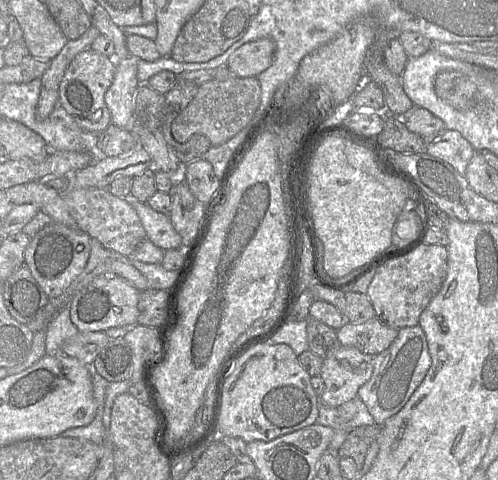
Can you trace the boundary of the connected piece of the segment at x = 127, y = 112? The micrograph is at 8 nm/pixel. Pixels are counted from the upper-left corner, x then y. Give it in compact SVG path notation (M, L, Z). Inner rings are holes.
M130 55L126 59L117 61L114 80L104 97L113 125L129 128L134 110L134 98L139 85L137 60Z

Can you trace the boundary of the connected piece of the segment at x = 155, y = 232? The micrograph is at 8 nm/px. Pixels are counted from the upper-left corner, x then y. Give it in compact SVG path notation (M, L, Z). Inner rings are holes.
M130 201L142 222L147 239L164 251L181 247L182 238L173 227L168 214L155 211L147 203Z

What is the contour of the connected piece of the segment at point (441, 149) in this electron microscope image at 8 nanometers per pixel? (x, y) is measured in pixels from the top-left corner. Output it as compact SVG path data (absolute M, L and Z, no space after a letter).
M445 129L437 135L422 138L425 140L427 154L443 160L460 175L465 175L476 151L458 131Z

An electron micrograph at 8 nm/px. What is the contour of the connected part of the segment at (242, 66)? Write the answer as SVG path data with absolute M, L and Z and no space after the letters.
M272 38L251 41L238 48L226 65L235 77L257 77L270 67L275 50Z

